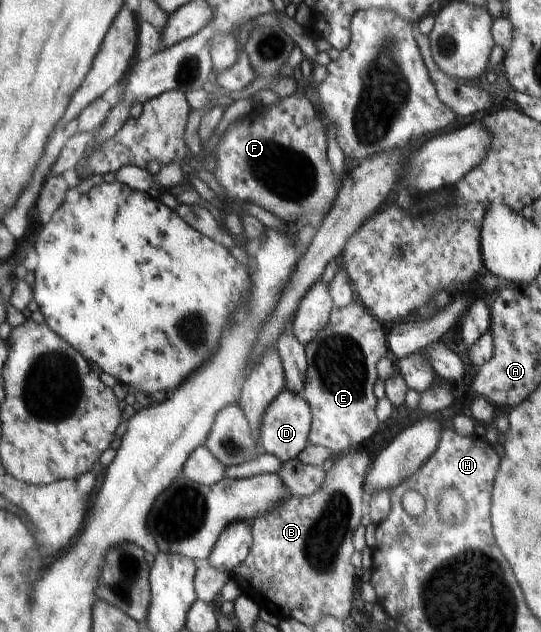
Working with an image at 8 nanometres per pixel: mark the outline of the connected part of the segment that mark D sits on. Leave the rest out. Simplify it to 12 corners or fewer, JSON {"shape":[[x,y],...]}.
{"shape":[[285,388],[261,414],[261,451],[282,462],[307,445],[311,408]]}

